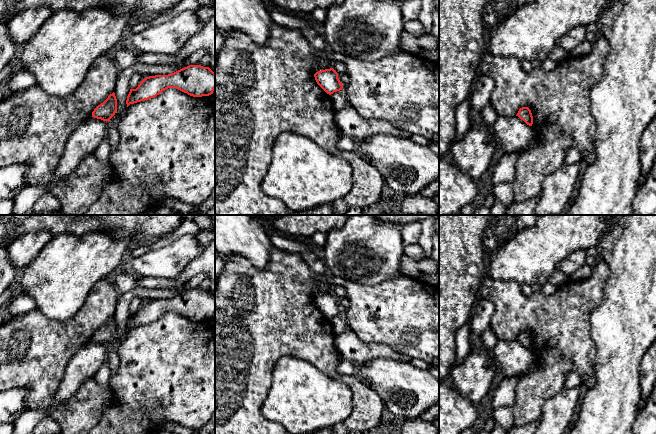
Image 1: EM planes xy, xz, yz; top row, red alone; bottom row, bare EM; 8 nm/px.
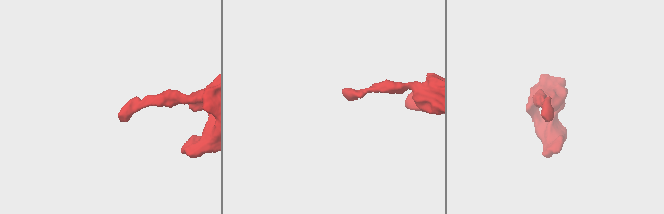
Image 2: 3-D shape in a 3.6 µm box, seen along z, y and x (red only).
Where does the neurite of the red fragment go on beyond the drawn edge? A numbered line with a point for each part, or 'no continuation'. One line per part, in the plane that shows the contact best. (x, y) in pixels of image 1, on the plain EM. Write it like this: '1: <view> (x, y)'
no continuation

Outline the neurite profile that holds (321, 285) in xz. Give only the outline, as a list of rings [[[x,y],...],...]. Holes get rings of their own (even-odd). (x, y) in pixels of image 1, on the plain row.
[[[316,273],[315,281],[313,283],[312,294],[314,298],[318,295],[332,292],[332,285],[330,284],[329,277]]]

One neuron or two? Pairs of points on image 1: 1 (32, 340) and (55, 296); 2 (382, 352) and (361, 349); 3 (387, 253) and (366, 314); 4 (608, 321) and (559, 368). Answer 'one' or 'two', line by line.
1: two
2: one
3: two
4: two

